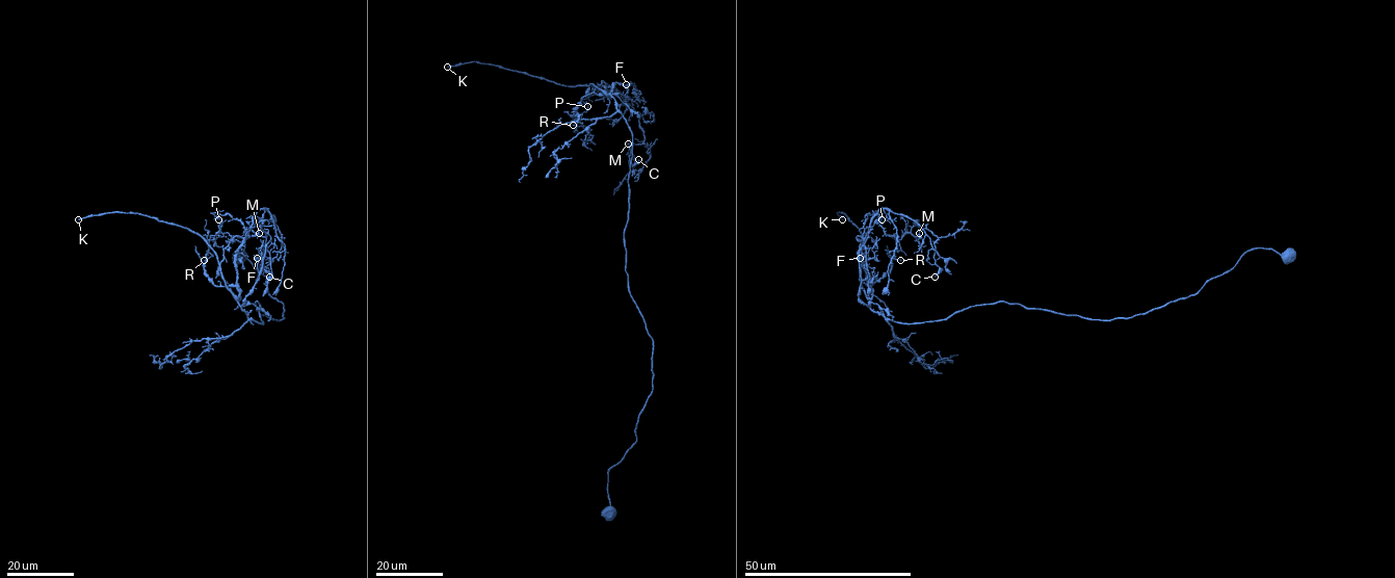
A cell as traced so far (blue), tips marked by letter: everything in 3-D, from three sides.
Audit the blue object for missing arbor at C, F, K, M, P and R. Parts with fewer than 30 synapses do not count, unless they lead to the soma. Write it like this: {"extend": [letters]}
{"extend": ["K"]}

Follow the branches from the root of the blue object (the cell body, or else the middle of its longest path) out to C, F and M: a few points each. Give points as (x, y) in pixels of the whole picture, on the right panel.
C: (1288, 255), (1251, 248), (1129, 317), (997, 301), (901, 323), (870, 308), (880, 209), (937, 237), (935, 277)
F: (1288, 255), (1251, 248), (1194, 294), (1129, 317), (997, 301), (912, 323), (859, 297), (860, 258)
M: (1288, 255), (1251, 248), (1129, 317), (997, 301), (887, 320), (862, 261), (871, 218), (886, 209), (919, 233)

